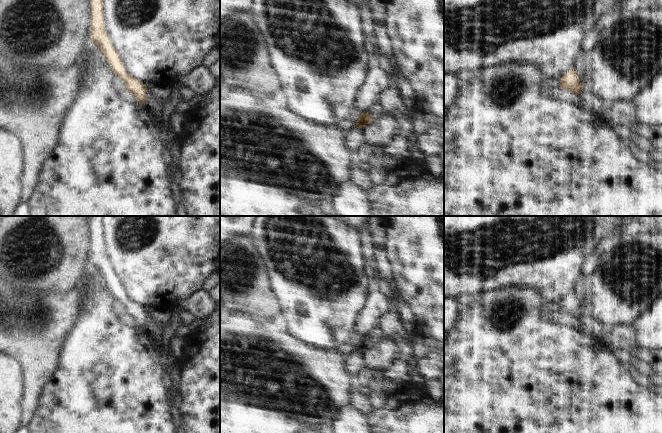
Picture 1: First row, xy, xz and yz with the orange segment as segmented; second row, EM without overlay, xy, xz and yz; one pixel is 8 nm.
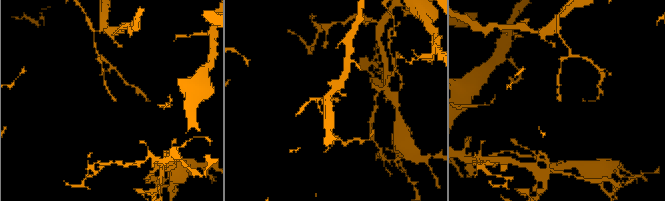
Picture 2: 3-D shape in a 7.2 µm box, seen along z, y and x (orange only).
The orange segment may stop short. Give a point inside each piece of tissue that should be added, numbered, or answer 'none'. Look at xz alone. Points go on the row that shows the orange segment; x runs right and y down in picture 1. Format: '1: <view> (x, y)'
1: xz (374, 110)

